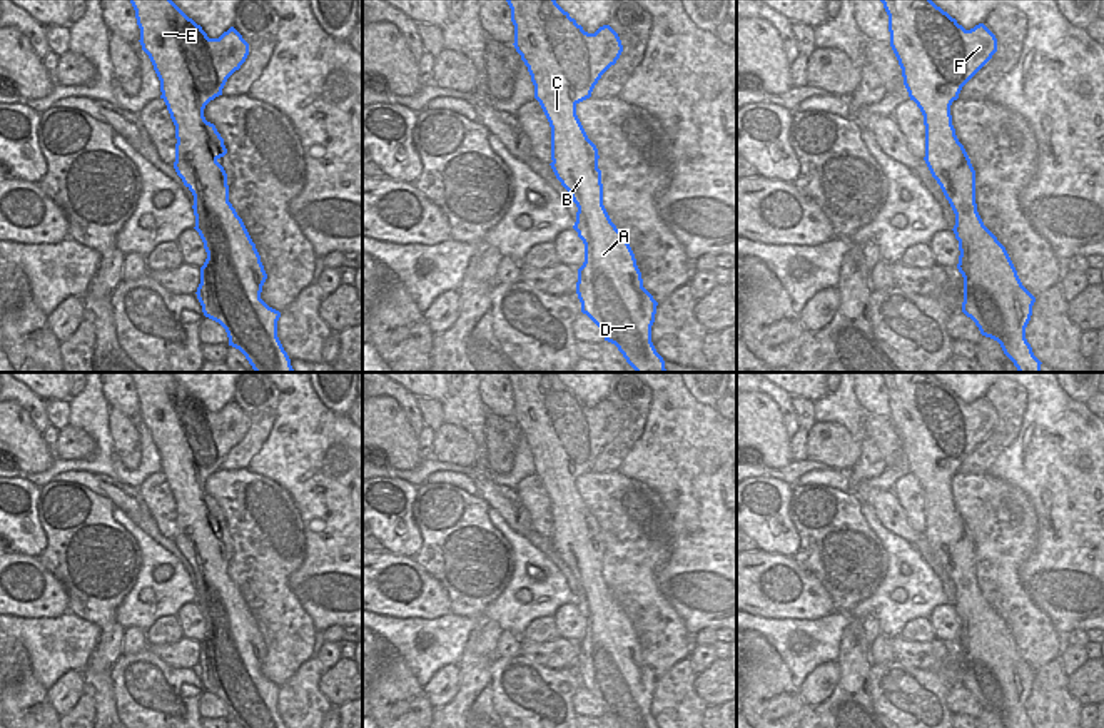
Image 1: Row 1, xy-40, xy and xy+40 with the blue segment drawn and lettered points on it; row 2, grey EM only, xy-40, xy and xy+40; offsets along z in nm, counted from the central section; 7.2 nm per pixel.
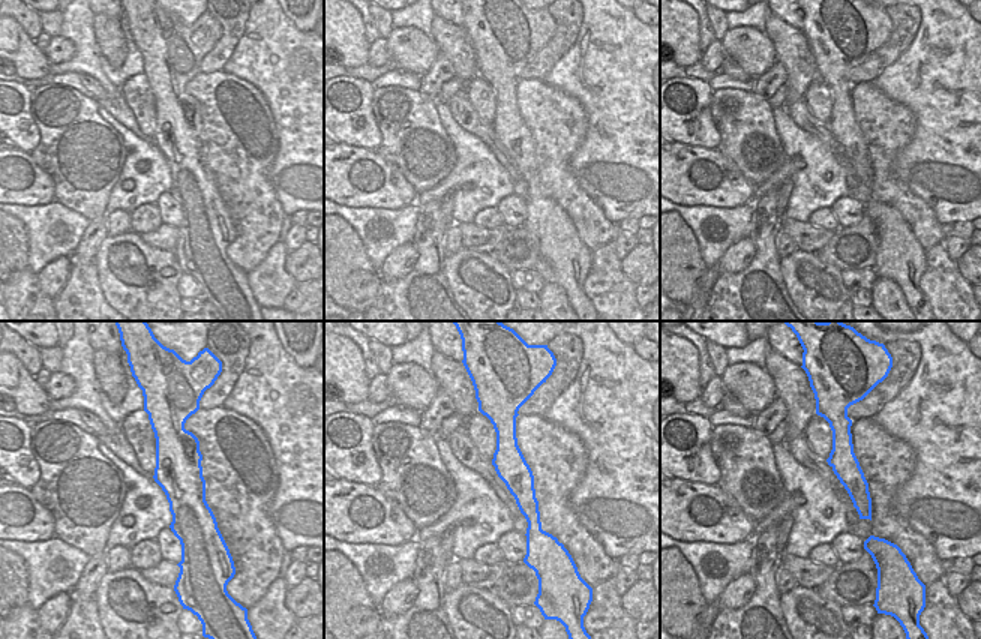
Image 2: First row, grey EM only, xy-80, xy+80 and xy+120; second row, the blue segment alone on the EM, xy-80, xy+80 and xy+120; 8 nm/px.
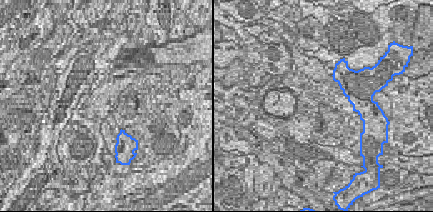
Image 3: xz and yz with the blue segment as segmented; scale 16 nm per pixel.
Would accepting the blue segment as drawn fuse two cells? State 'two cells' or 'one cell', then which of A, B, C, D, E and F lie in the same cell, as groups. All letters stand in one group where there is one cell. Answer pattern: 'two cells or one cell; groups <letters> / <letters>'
one cell; groups A B C D E F

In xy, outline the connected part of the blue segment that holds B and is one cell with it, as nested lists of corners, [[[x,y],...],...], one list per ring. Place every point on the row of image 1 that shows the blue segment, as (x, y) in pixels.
[[[506,0],[514,25],[514,48],[528,67],[539,102],[551,127],[551,169],[578,207],[573,229],[585,244],[585,262],[578,269],[576,294],[581,312],[615,344],[636,372],[666,372],[663,357],[651,342],[658,302],[643,287],[635,254],[623,234],[611,222],[603,205],[598,149],[588,139],[576,105],[591,97],[601,75],[616,63],[623,52],[618,33],[603,25],[588,33],[556,0]]]

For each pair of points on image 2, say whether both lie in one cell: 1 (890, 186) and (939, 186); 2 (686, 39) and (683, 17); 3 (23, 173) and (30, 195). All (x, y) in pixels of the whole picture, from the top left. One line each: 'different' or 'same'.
1: different
2: same
3: same

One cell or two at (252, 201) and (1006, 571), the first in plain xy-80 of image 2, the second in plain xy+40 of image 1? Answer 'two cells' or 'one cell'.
one cell

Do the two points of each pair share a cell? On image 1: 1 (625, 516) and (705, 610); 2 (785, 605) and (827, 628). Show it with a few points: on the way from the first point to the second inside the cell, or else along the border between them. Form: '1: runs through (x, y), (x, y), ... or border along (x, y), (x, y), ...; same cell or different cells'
1: border along (672, 525), (672, 555), (657, 576), (667, 601); different cells
2: border along (834, 610), (817, 618), (772, 620); different cells

